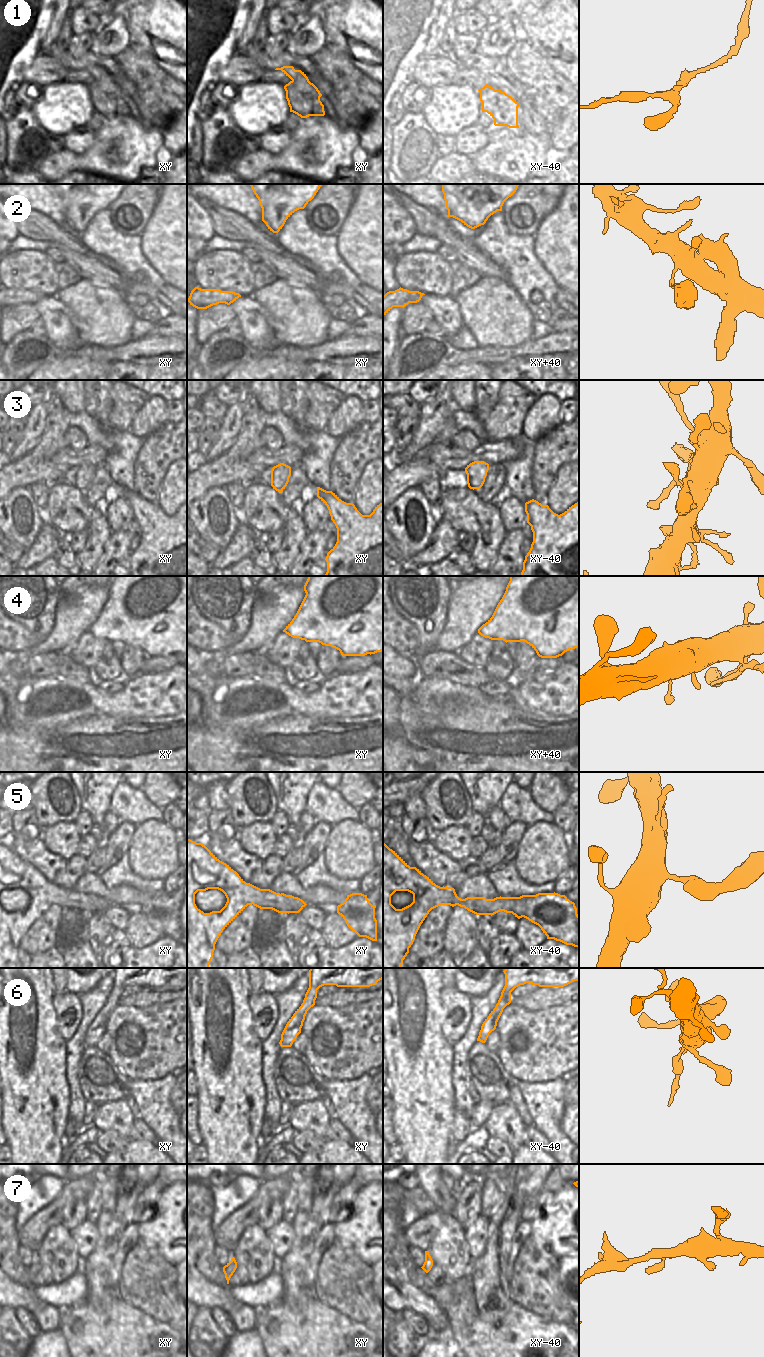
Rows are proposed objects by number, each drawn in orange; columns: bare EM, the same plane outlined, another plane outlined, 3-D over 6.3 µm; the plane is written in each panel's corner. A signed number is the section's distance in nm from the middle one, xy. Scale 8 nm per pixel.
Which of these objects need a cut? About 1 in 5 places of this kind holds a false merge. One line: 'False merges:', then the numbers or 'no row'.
False merges: 5, 6

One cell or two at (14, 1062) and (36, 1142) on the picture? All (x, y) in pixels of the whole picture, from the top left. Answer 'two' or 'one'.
one

